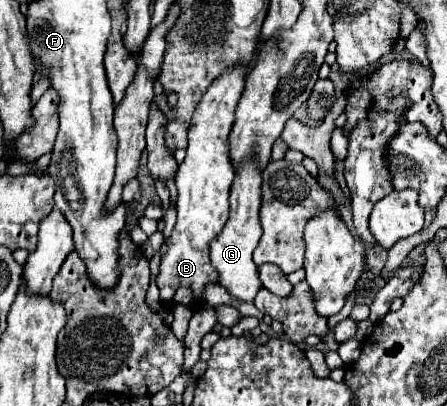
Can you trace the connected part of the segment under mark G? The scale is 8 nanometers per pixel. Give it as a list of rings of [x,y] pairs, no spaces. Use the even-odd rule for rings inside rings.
[[[255,160],[241,162],[233,186],[231,186],[231,214],[223,230],[217,234],[217,238],[209,244],[209,258],[211,266],[219,274],[219,284],[233,296],[241,298],[243,302],[253,302],[255,294],[263,288],[259,282],[257,266],[253,262],[253,250],[259,244],[261,238],[261,226],[259,226],[259,202],[261,202],[261,170],[257,168]]]

